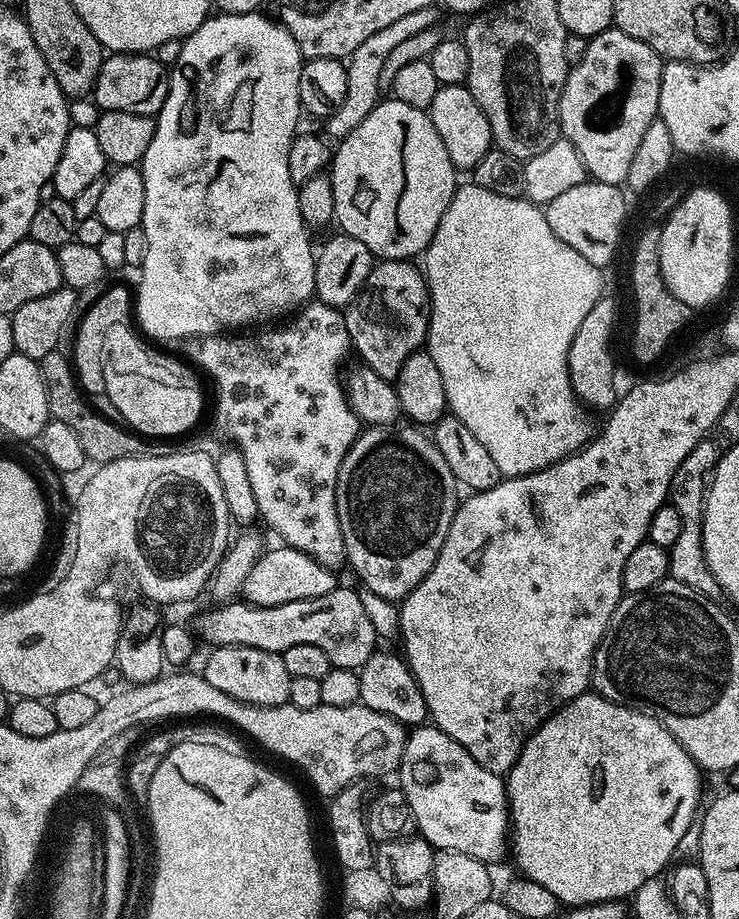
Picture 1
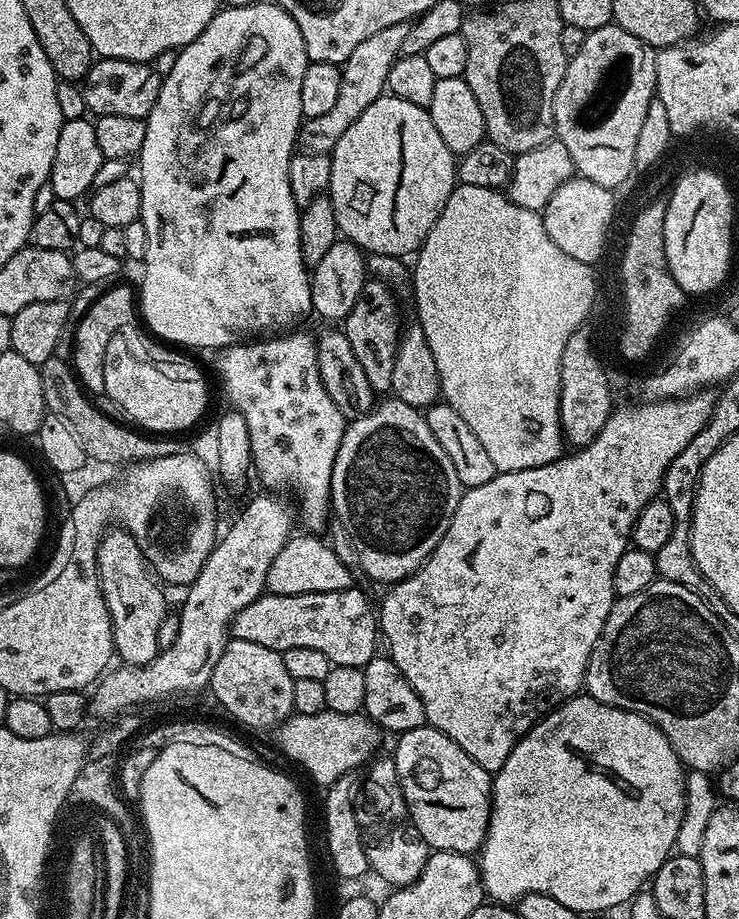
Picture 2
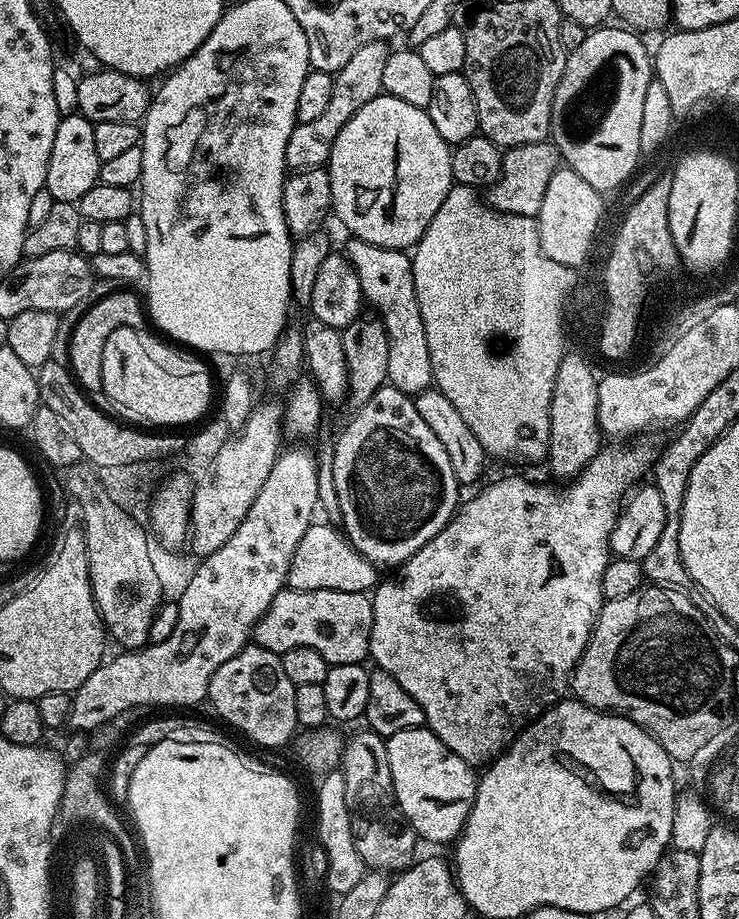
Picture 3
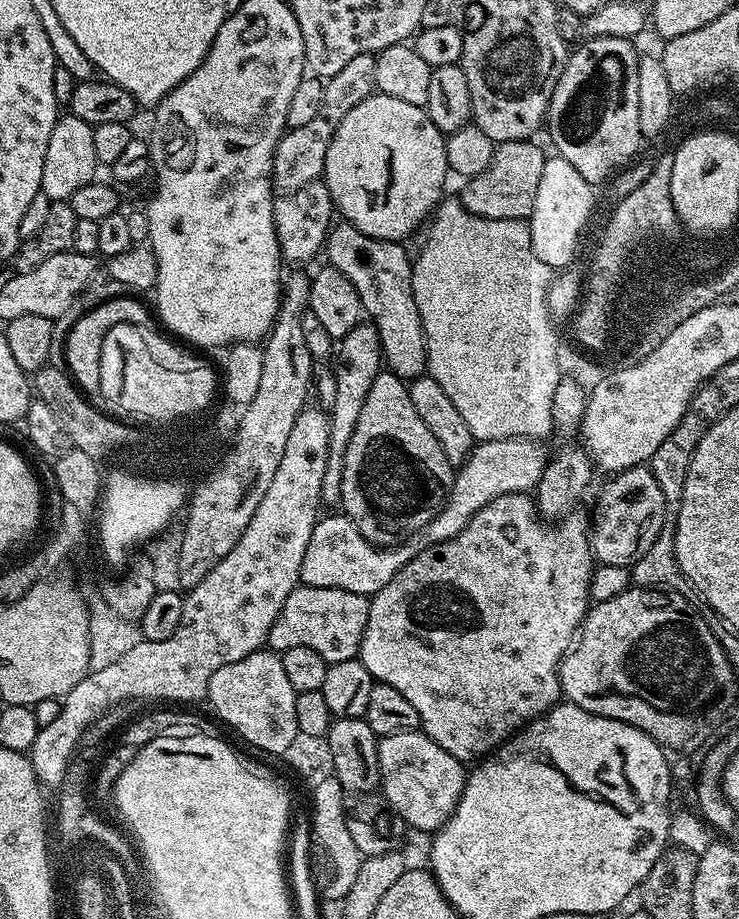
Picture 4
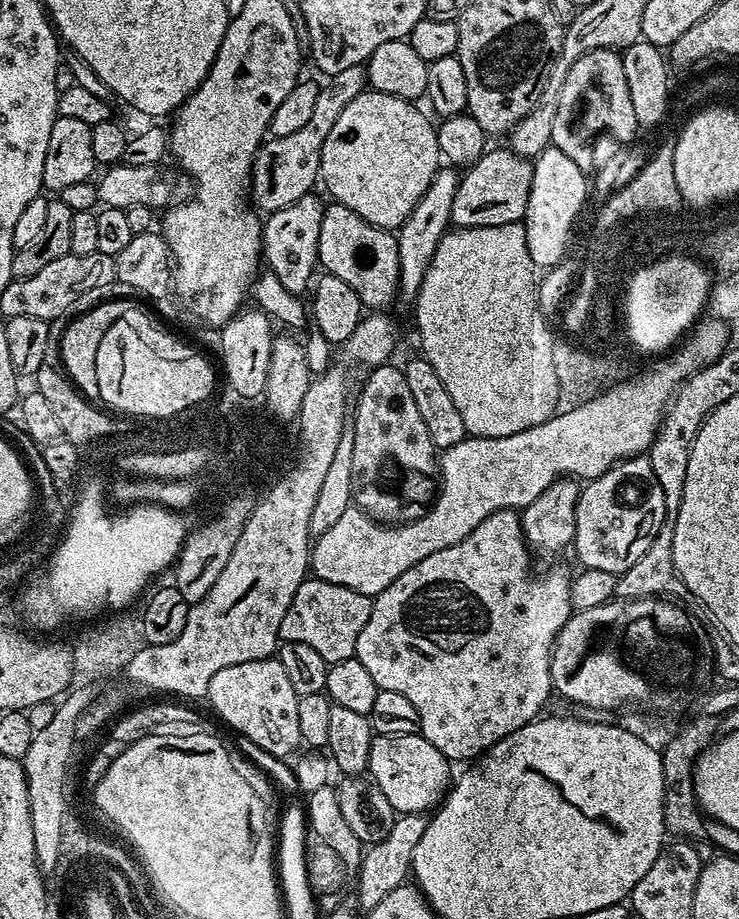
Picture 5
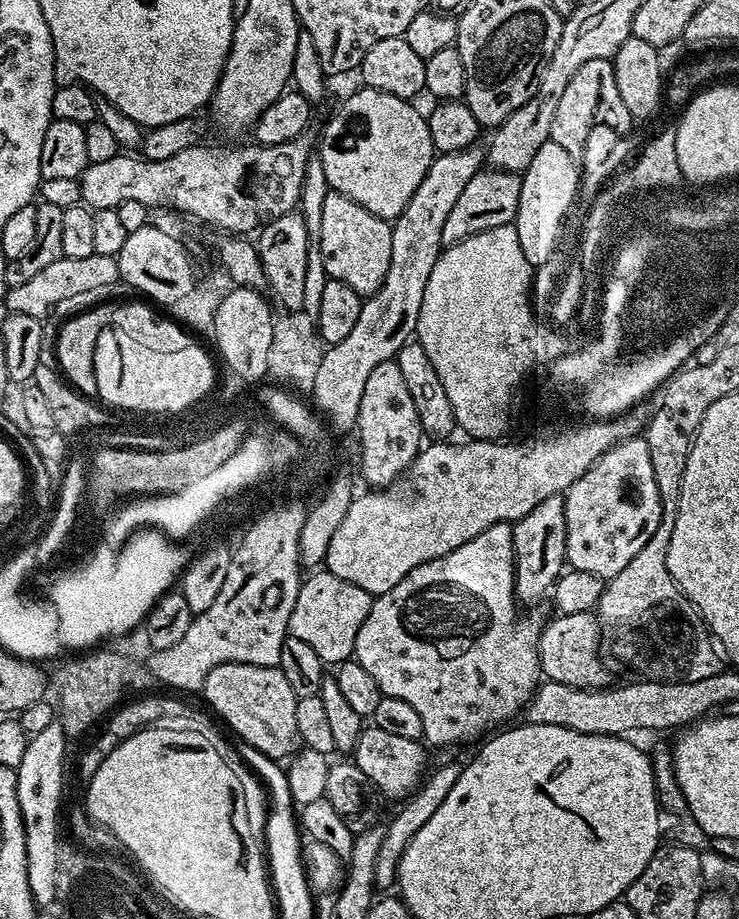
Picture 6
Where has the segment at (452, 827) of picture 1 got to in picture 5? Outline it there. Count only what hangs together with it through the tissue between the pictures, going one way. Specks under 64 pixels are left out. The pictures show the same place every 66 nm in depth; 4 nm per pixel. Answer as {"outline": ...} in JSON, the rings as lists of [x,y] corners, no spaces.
{"outline":[[[419,734],[372,737],[367,775],[379,786],[382,794],[386,794],[390,806],[398,814],[425,813],[431,811],[432,806],[439,805],[450,791],[452,768],[442,750]]]}

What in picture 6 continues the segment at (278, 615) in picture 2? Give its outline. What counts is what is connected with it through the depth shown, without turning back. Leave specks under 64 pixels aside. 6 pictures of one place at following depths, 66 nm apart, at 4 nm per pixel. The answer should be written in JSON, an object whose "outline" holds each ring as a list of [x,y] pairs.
{"outline":[[[316,570],[311,574],[313,576],[303,577],[294,610],[290,610],[288,634],[306,642],[325,665],[339,666],[345,660],[353,659],[358,630],[362,630],[362,622],[366,622],[366,614],[370,614],[374,598],[362,590],[362,586],[346,582],[346,578],[338,578],[338,574],[330,574],[327,570]]]}

